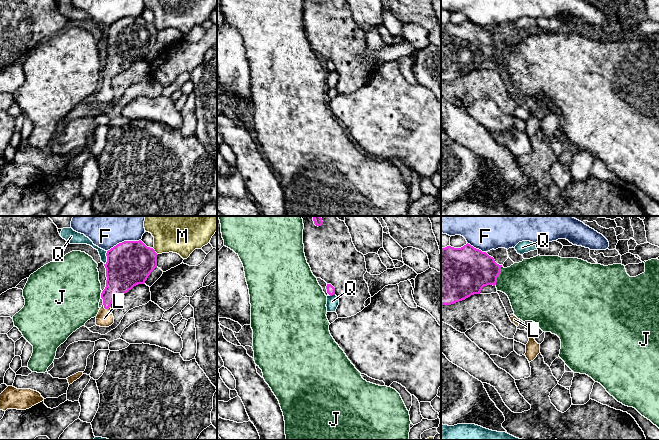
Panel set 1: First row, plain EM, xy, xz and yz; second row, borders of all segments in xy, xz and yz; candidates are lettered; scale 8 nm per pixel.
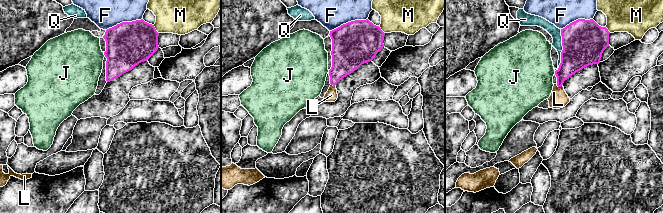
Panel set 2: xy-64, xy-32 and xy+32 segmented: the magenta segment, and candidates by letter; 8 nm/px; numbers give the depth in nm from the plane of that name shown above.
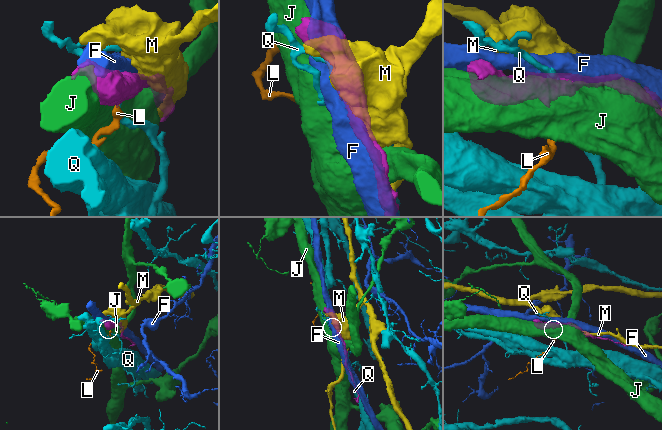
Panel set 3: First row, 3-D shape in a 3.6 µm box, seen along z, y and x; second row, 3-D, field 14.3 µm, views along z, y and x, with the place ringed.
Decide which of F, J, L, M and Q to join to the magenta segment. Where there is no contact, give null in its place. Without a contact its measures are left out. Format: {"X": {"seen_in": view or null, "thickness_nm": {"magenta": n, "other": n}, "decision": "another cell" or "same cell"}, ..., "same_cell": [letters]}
{"F": {"seen_in": "xy", "thickness_nm": {"magenta": 360, "other": 200}, "decision": "another cell"}, "J": {"seen_in": "yz", "thickness_nm": {"magenta": 360, "other": 380}, "decision": "another cell"}, "L": {"seen_in": "xy", "thickness_nm": {"magenta": 220, "other": 140}, "decision": "same cell"}, "M": {"seen_in": "xy", "thickness_nm": {"magenta": 360, "other": 240}, "decision": "another cell"}, "Q": {"seen_in": "xy", "thickness_nm": {"magenta": 360, "other": 70}, "decision": "another cell"}, "same_cell": ["L"]}

